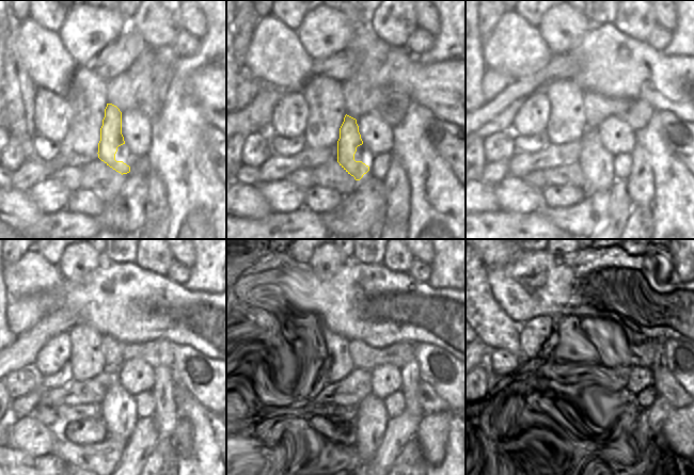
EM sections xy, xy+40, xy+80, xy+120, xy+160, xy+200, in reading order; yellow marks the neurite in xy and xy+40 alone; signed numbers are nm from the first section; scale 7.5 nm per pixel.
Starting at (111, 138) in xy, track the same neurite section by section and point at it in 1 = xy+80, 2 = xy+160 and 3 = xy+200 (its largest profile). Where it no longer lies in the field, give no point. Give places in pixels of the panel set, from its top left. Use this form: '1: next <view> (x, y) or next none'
1: next xy+80 (593, 170)
2: next xy+160 (353, 408)
3: next xy+200 (596, 402)

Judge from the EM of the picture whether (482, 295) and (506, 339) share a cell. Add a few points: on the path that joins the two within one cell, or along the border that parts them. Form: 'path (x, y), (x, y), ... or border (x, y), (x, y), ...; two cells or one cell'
path (482, 305), (482, 313), (495, 329); one cell

